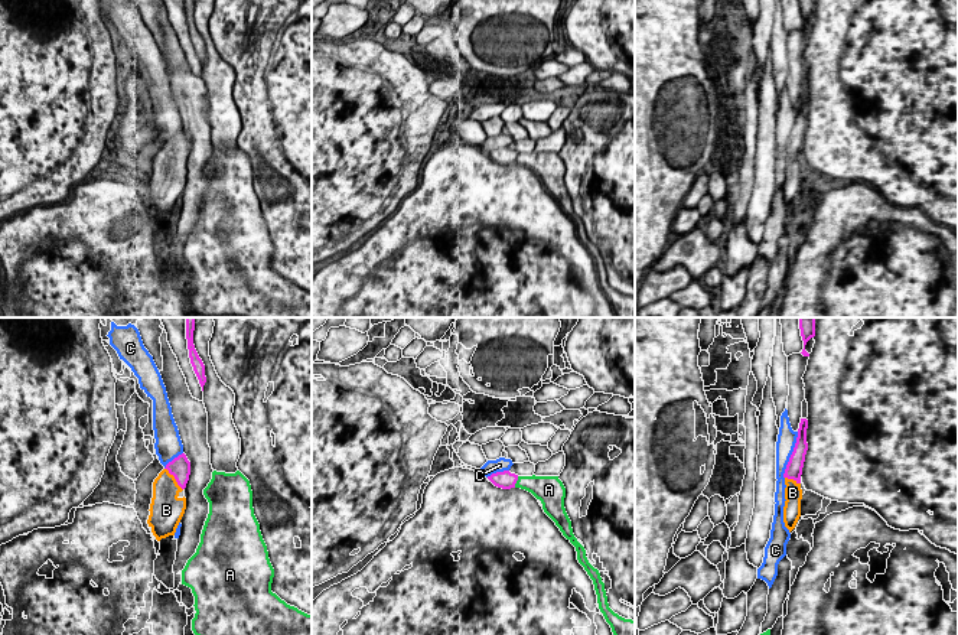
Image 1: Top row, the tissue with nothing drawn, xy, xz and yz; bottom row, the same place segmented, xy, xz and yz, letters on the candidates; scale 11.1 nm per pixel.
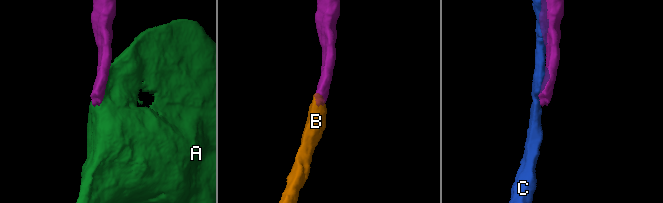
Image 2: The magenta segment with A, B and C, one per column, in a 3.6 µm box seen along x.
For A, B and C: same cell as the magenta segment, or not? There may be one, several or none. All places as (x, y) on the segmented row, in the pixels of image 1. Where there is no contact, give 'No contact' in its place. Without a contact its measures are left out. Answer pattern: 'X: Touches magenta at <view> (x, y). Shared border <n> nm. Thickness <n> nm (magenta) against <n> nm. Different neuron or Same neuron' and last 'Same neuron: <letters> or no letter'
A: Touches magenta at xz (515, 482). Shared border 140 nm. Thickness 200 nm (magenta) against 220 nm. Different neuron
B: Touches magenta at xy (175, 478). Shared border 320 nm. Thickness 220 nm (magenta) against 280 nm. Same neuron
C: Touches magenta at yz (791, 455). Shared border 550 nm. Thickness 190 nm (magenta) against 220 nm. Different neuron
Same neuron: B

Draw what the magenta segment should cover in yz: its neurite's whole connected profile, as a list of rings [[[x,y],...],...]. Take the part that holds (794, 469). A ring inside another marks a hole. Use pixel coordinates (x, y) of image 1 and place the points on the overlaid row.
[[[801,419],[796,443],[783,473],[786,485],[783,522],[785,527],[789,530],[789,533],[795,528],[801,517],[801,499],[802,499],[801,475],[805,462],[805,455],[808,450],[807,429],[808,429],[808,420]]]

